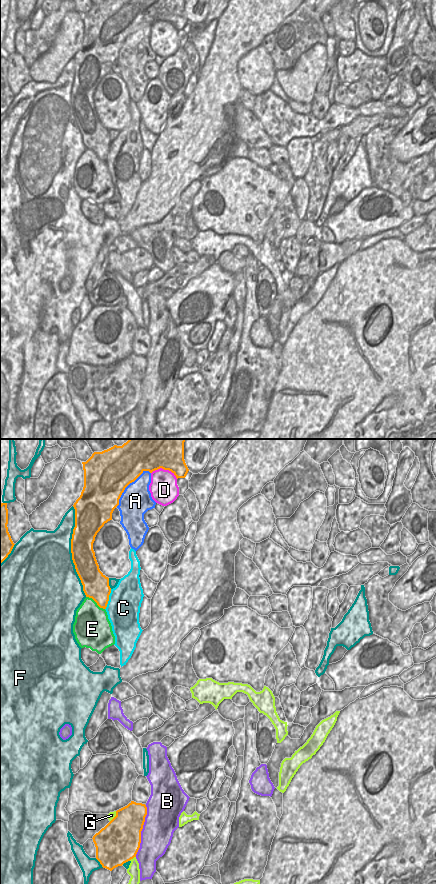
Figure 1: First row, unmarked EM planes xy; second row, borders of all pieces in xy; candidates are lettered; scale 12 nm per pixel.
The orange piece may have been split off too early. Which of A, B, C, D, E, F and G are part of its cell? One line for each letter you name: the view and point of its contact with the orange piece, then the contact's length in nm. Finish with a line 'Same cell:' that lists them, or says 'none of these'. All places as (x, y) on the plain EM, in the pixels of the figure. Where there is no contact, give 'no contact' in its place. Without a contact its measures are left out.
Same cell: none of these

